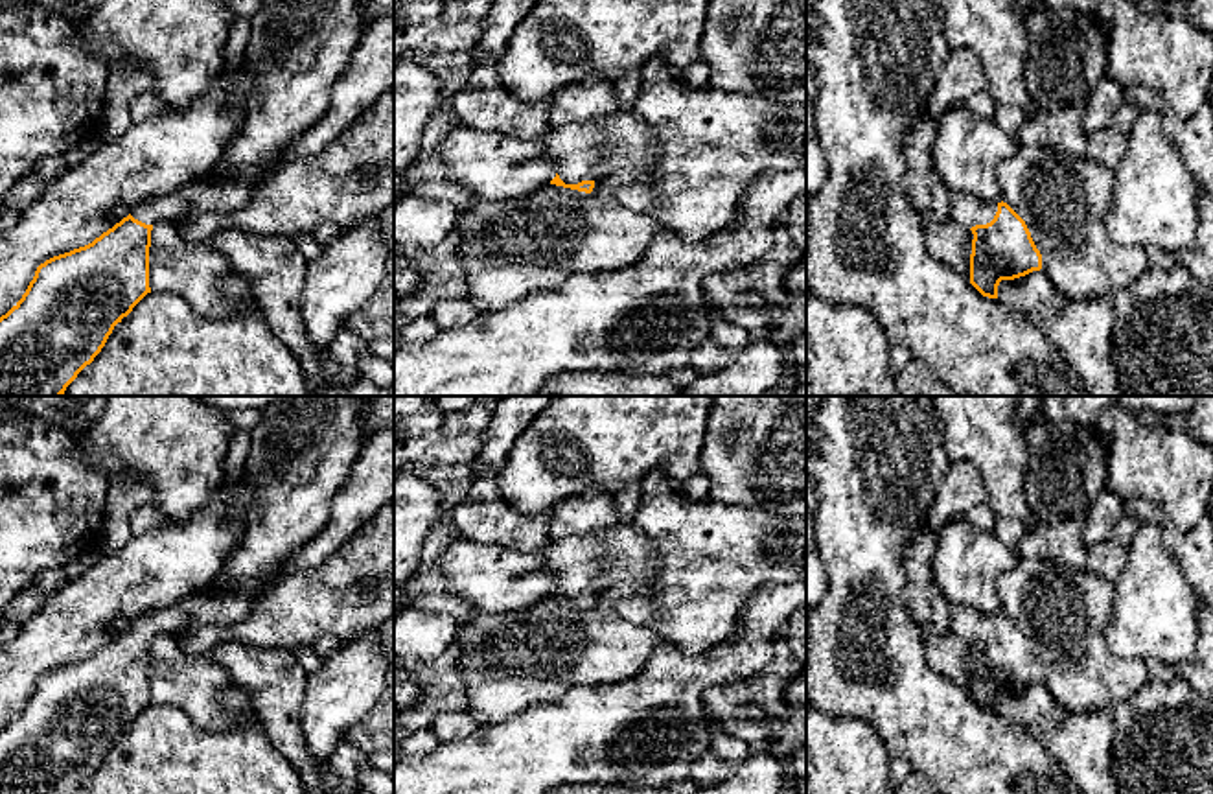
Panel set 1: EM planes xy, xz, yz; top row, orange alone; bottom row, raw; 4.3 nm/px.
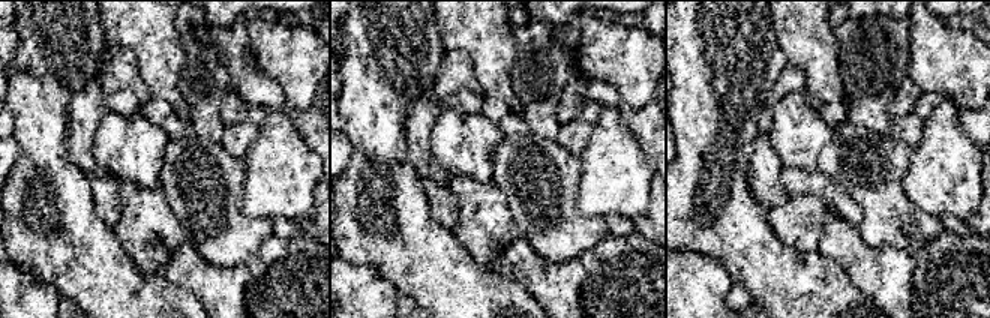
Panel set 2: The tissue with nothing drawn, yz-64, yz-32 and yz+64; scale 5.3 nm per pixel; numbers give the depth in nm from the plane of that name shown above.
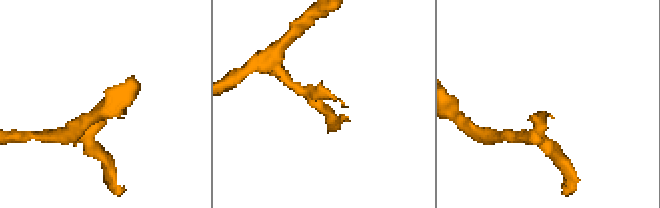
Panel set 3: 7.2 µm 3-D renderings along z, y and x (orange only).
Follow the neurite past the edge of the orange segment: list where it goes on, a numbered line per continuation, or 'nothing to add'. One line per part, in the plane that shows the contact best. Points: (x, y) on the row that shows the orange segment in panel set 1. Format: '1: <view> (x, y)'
1: xz (586, 151)

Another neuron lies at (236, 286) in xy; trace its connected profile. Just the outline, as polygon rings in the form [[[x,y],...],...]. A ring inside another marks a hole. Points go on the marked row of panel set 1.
[[[236,273],[225,280],[223,289],[226,295],[230,295],[234,298],[245,298],[245,297],[252,295],[252,286],[247,282],[247,278],[243,278]]]

